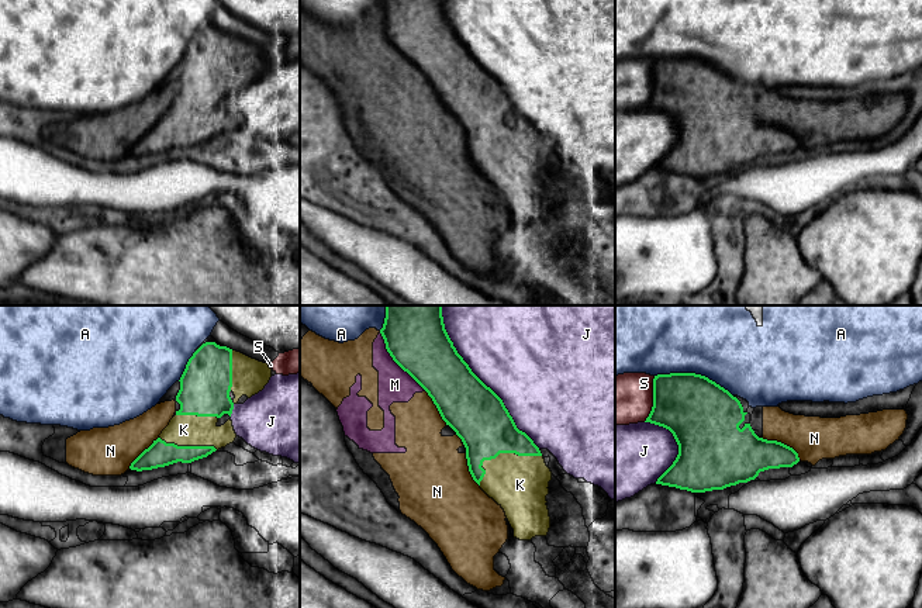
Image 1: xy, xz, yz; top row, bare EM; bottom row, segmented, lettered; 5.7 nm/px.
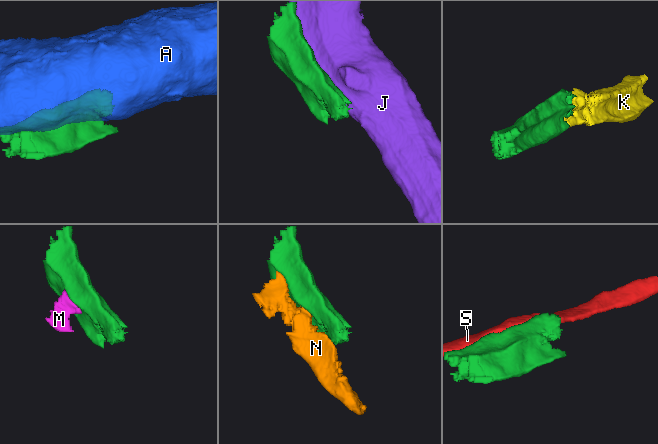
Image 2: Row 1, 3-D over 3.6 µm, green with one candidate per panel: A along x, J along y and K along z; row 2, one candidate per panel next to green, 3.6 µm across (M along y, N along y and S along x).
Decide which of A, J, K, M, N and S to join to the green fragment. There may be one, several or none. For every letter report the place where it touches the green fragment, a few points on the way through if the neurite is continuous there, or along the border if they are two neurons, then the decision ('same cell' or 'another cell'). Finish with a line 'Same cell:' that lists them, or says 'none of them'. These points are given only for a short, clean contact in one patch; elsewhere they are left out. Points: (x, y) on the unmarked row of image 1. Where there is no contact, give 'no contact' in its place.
A: yz (694, 58) | another cell
J: xz (483, 68) | another cell
K: xz (500, 137) | same cell
M: xz (396, 47) | another cell
N: yz (783, 128) | another cell
S: yz (653, 83) | another cell
Same cell: K

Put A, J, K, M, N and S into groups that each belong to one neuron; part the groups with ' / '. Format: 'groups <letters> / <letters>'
groups A / J / K / M N / S

